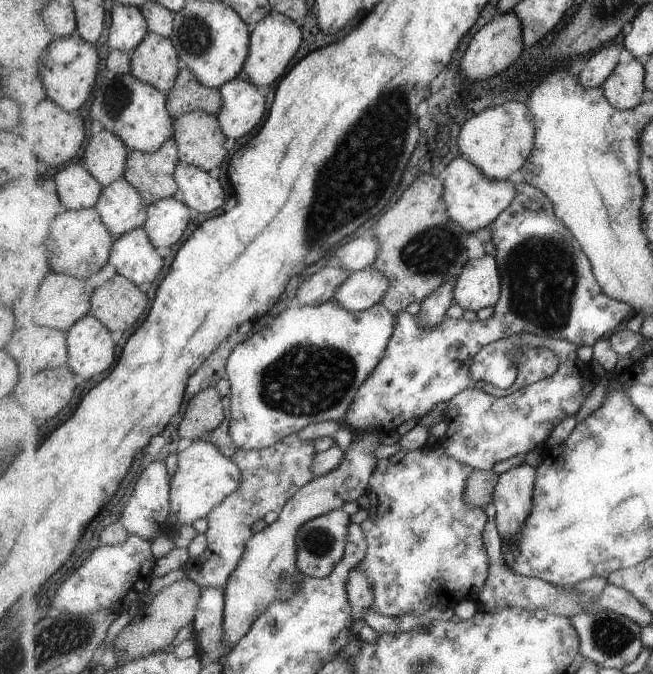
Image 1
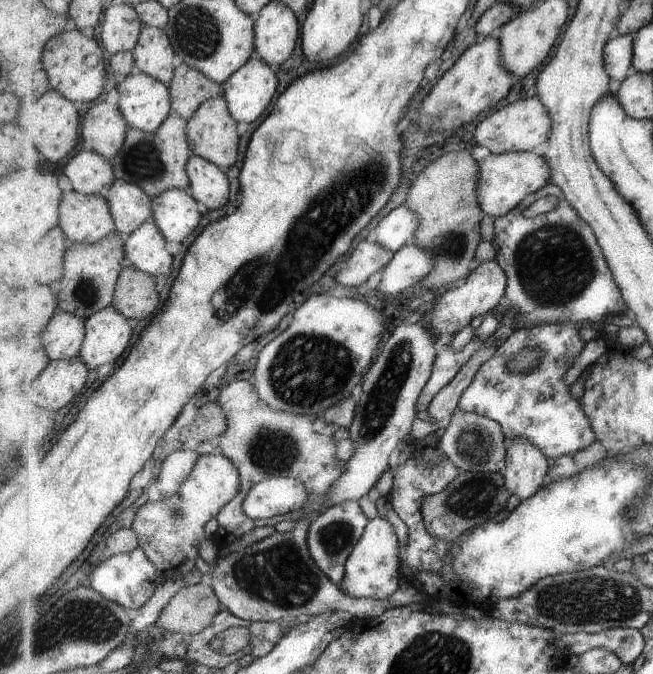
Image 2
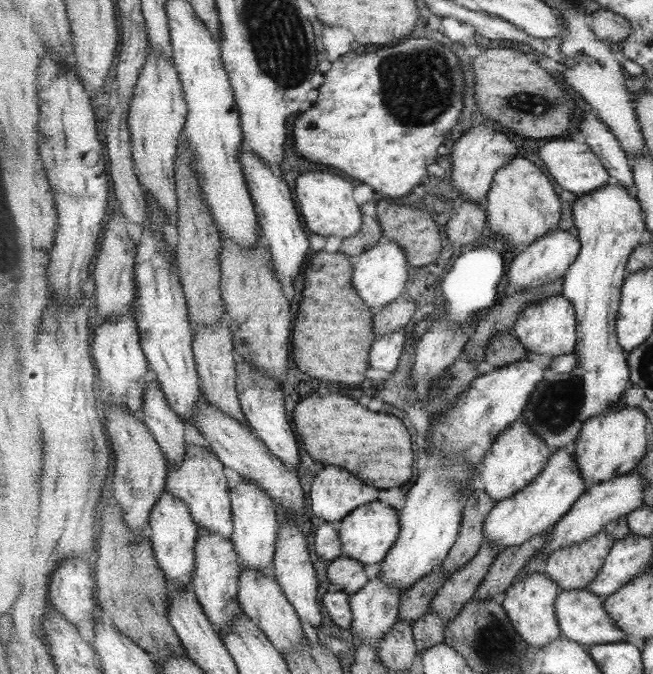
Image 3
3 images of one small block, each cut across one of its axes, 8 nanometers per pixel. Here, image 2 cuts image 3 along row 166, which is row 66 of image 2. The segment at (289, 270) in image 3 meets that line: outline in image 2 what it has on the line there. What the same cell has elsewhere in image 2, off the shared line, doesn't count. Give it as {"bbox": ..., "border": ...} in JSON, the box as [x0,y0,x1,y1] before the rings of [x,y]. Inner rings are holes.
{"bbox":[224,55,279,124],"border":[[[255,55],[225,82],[224,95],[237,122],[252,124],[267,112],[279,86],[277,74]]]}

